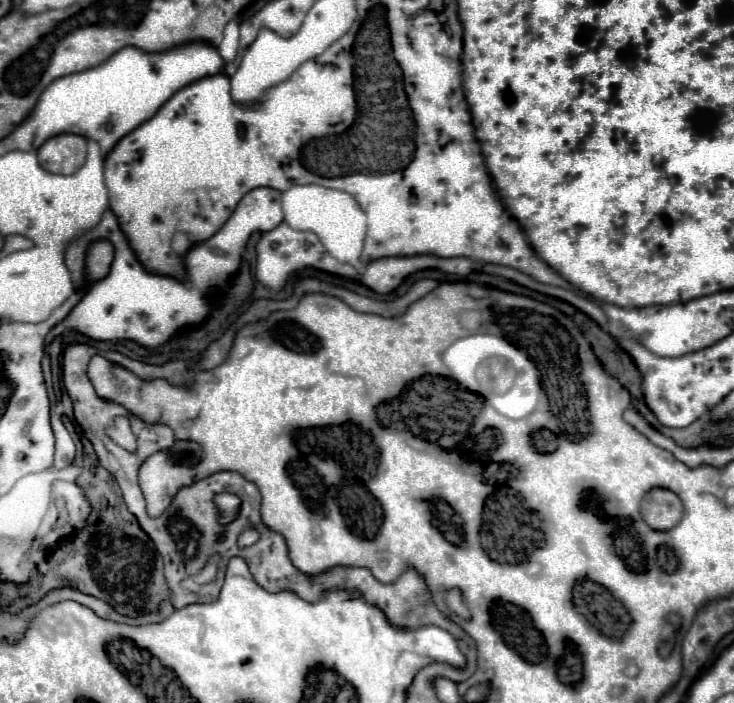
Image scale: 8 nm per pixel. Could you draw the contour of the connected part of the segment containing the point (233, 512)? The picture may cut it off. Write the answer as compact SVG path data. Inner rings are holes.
M218 494L218 496L214 498L214 504L216 504L218 512L220 512L218 522L220 522L222 526L228 526L230 522L234 522L234 520L238 518L242 500L240 500L238 496L234 496L234 494Z

